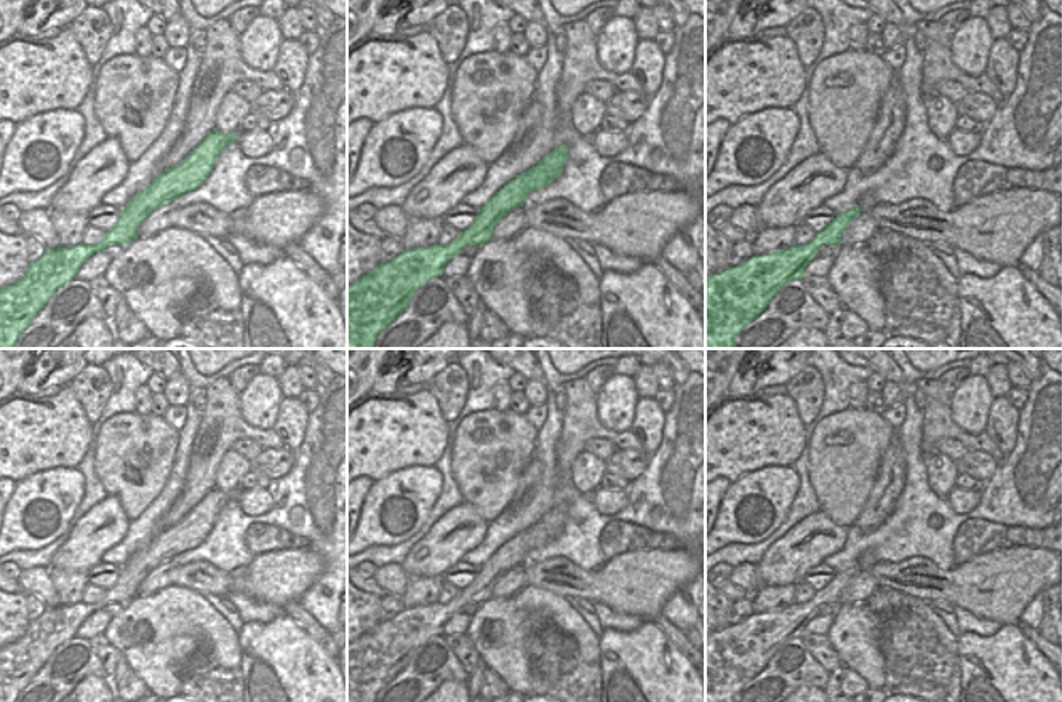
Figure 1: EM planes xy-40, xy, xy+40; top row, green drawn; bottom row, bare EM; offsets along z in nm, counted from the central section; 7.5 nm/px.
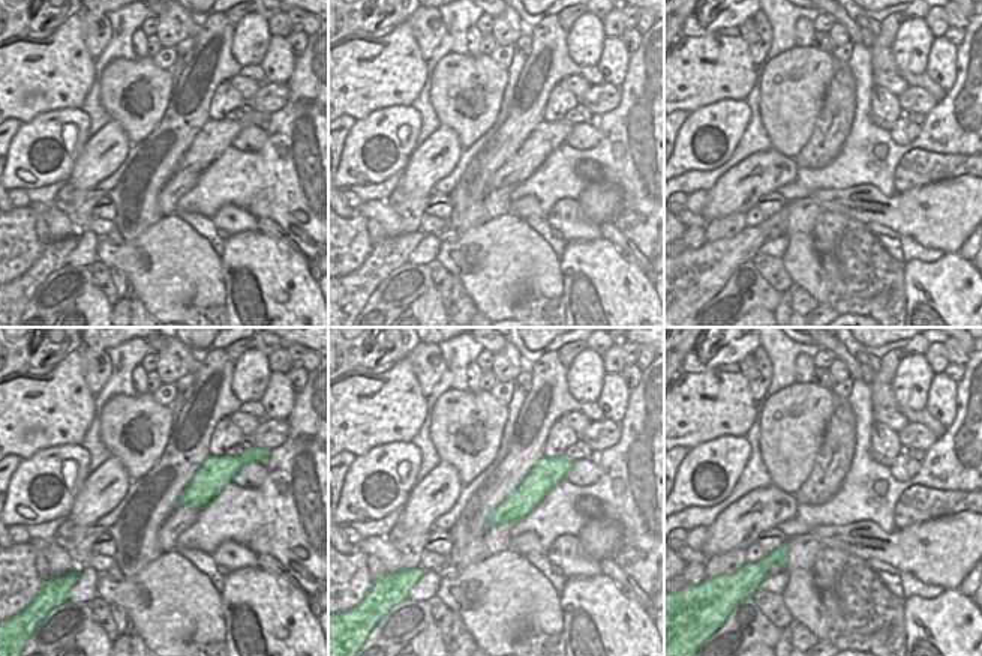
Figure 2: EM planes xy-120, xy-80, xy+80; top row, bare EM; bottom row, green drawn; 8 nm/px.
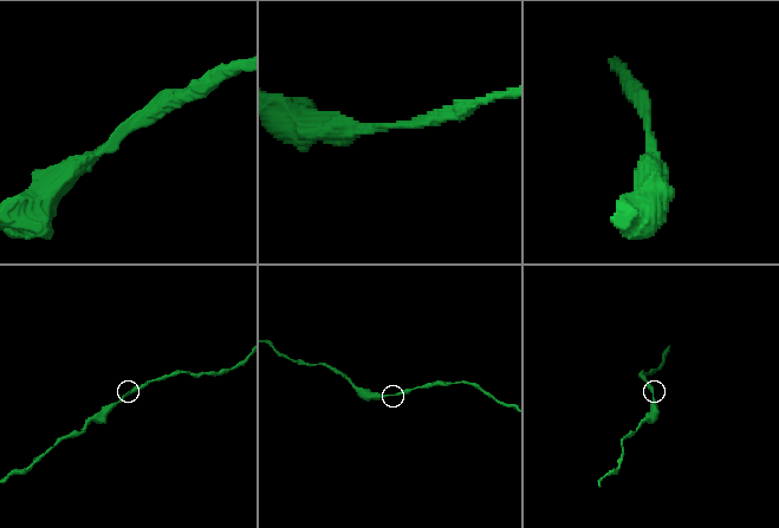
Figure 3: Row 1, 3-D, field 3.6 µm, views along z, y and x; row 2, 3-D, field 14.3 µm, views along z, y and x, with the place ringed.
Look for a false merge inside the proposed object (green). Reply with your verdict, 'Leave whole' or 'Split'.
Leave whole

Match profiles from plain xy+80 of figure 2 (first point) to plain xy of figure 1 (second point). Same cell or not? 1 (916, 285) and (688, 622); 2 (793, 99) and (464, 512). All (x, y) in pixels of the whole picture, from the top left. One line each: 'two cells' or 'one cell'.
1: two cells
2: two cells

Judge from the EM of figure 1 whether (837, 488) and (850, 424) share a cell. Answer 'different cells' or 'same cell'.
same cell

